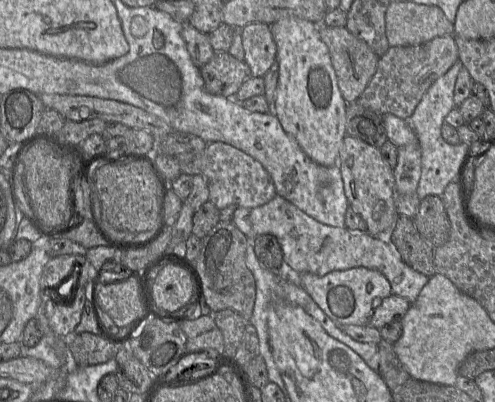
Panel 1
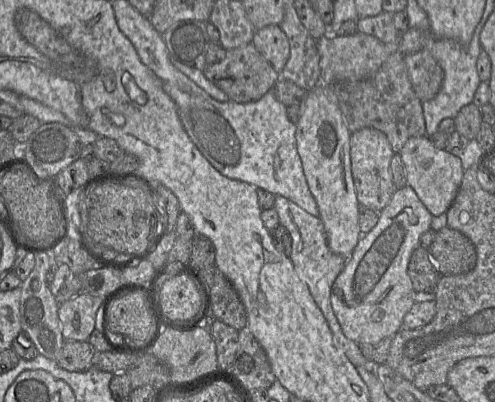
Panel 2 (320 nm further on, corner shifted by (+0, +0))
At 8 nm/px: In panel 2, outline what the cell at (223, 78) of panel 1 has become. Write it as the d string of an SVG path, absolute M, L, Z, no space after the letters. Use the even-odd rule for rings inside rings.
M252 43L226 50L226 56L220 62L206 65L203 70L205 77L221 89L229 100L238 103L248 103L259 100L273 89L280 79L280 74L265 60Z

